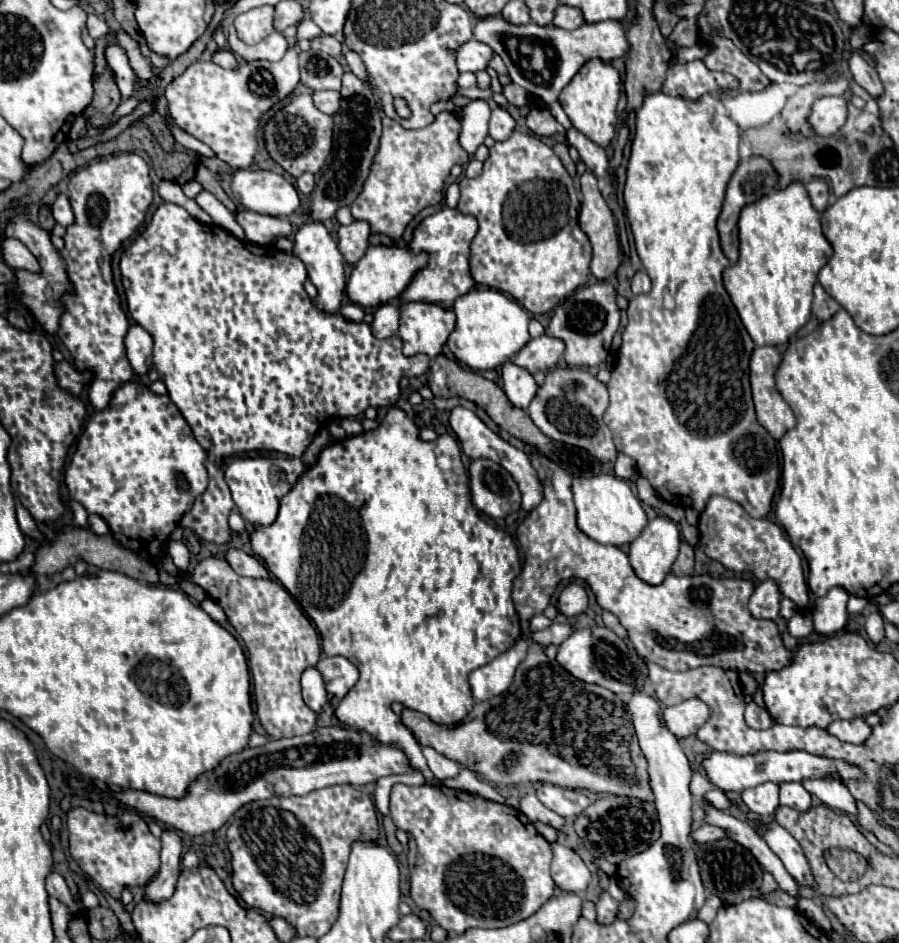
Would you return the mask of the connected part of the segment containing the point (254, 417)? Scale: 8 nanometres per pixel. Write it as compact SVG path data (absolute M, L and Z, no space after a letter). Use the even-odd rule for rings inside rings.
M161 203L155 213L151 215L151 223L145 227L143 233L139 233L133 243L125 249L119 261L121 269L121 281L125 285L125 297L127 297L127 309L137 325L141 325L151 337L153 337L153 367L167 385L167 395L171 401L179 407L181 415L187 419L187 423L193 429L195 439L199 445L207 451L207 471L209 471L209 487L203 495L199 495L193 503L193 507L183 515L181 527L193 529L199 537L211 541L211 543L227 543L229 541L229 525L227 517L229 511L235 507L231 499L231 491L225 483L221 461L227 455L241 453L241 451L279 451L287 453L291 457L301 457L319 427L331 419L343 419L343 417L357 417L367 407L393 407L399 401L399 381L401 377L419 377L427 373L429 369L429 357L427 355L403 355L403 343L397 335L389 339L375 339L371 333L371 327L367 323L351 323L343 319L341 313L327 313L313 305L309 299L303 283L307 279L307 269L303 267L303 261L295 255L289 255L285 251L279 251L275 245L261 247L249 245L247 241L241 241L233 237L229 231L217 227L217 225L205 225L193 219L183 207L175 203Z

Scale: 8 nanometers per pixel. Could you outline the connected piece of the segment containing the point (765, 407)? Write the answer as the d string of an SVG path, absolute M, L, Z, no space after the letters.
M757 347L751 355L751 389L753 389L757 419L777 441L783 437L785 431L795 427L795 415L775 387L775 373L781 361L783 361L783 353L777 347Z

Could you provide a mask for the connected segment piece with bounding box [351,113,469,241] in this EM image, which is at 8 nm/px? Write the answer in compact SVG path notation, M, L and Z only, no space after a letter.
M439 113L429 127L417 129L417 131L407 131L397 121L383 117L383 135L381 135L379 153L375 157L375 163L371 167L371 175L365 181L361 195L351 205L353 217L367 221L369 227L371 227L371 233L383 233L383 235L389 235L395 241L401 239L407 223L421 209L425 209L429 205L437 205L443 199L445 179L449 177L451 167L457 165L457 163L465 167L469 163L467 151L463 151L463 147L459 147L459 131L461 131L461 123L451 113Z

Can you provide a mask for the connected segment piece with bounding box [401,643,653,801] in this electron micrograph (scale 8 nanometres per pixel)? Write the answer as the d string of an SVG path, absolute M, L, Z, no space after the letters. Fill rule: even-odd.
M537 643L529 645L527 659L517 667L515 681L507 691L507 701L503 693L499 697L489 699L487 703L477 703L471 717L467 717L457 727L435 725L429 717L411 709L403 709L401 723L413 733L419 745L433 747L443 757L499 785L547 781L559 787L587 789L591 793L627 795L643 801L653 799L647 773L647 759L641 753L641 747L635 739L631 713L627 711L623 701L615 693L599 685L589 685L575 679L557 661L551 661L545 655L543 647Z

